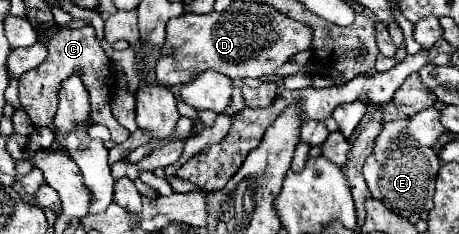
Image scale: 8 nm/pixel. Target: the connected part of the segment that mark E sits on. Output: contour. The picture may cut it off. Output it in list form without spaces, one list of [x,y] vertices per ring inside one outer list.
[[[396,119],[382,125],[382,133],[374,141],[374,149],[364,163],[364,179],[374,199],[382,201],[390,211],[400,217],[410,217],[412,213],[422,213],[432,209],[434,181],[440,169],[438,155],[430,147],[422,147],[406,133],[406,119]]]

